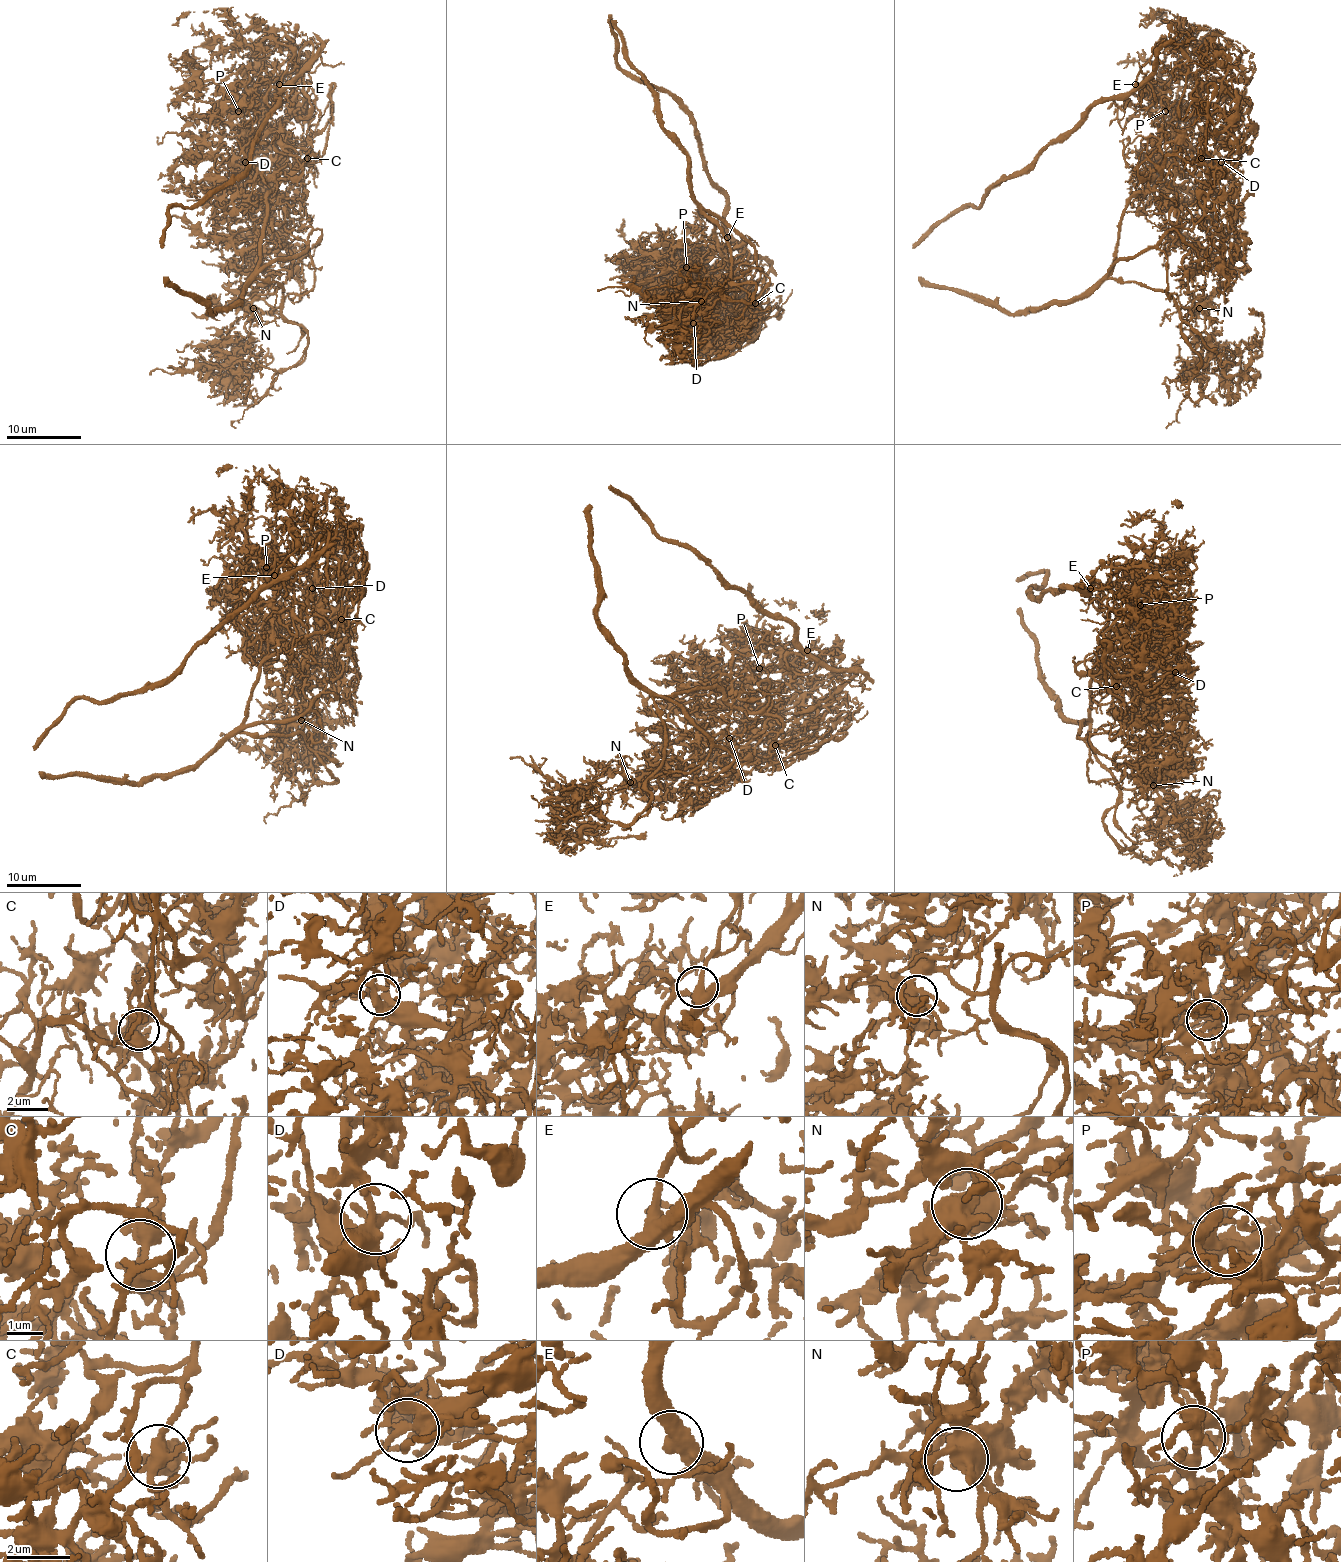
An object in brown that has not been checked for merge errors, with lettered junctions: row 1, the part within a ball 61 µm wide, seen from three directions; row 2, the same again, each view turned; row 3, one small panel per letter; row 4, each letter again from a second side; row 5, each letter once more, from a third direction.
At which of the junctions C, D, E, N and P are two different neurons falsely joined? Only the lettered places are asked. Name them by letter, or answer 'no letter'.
no letter

